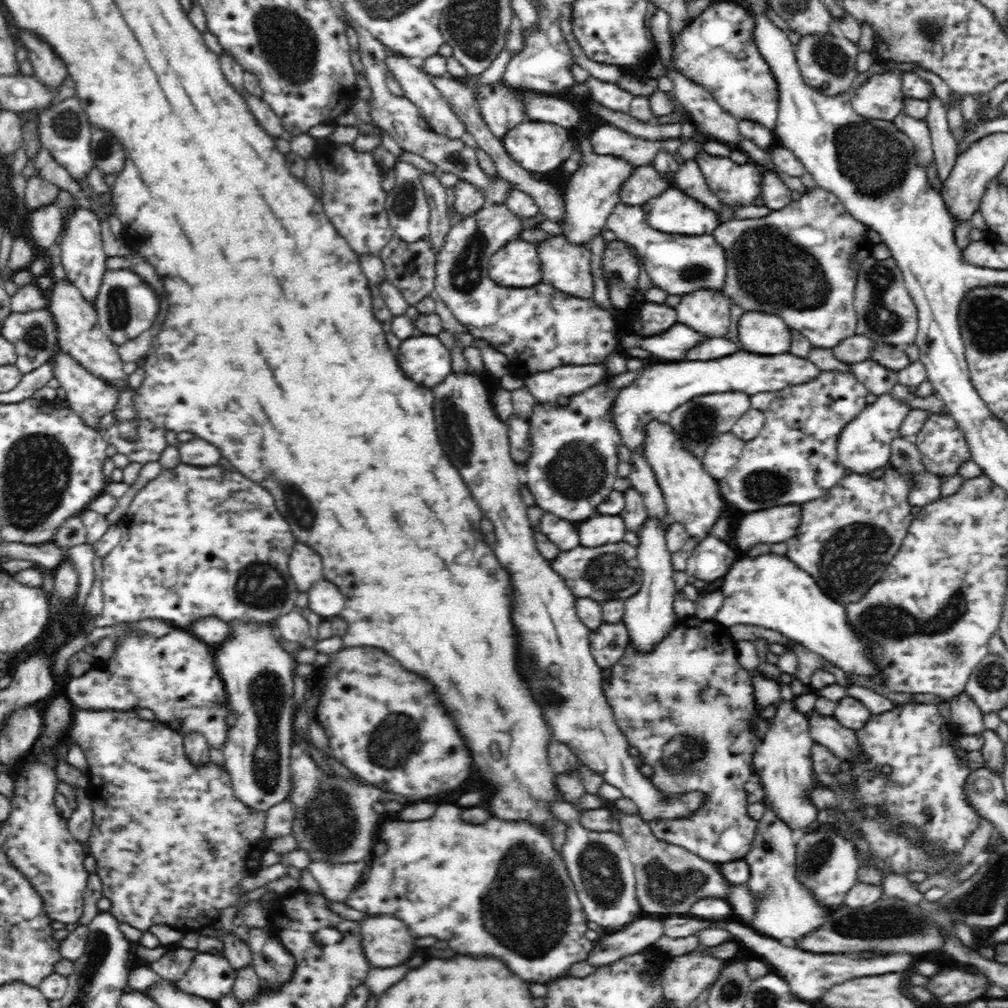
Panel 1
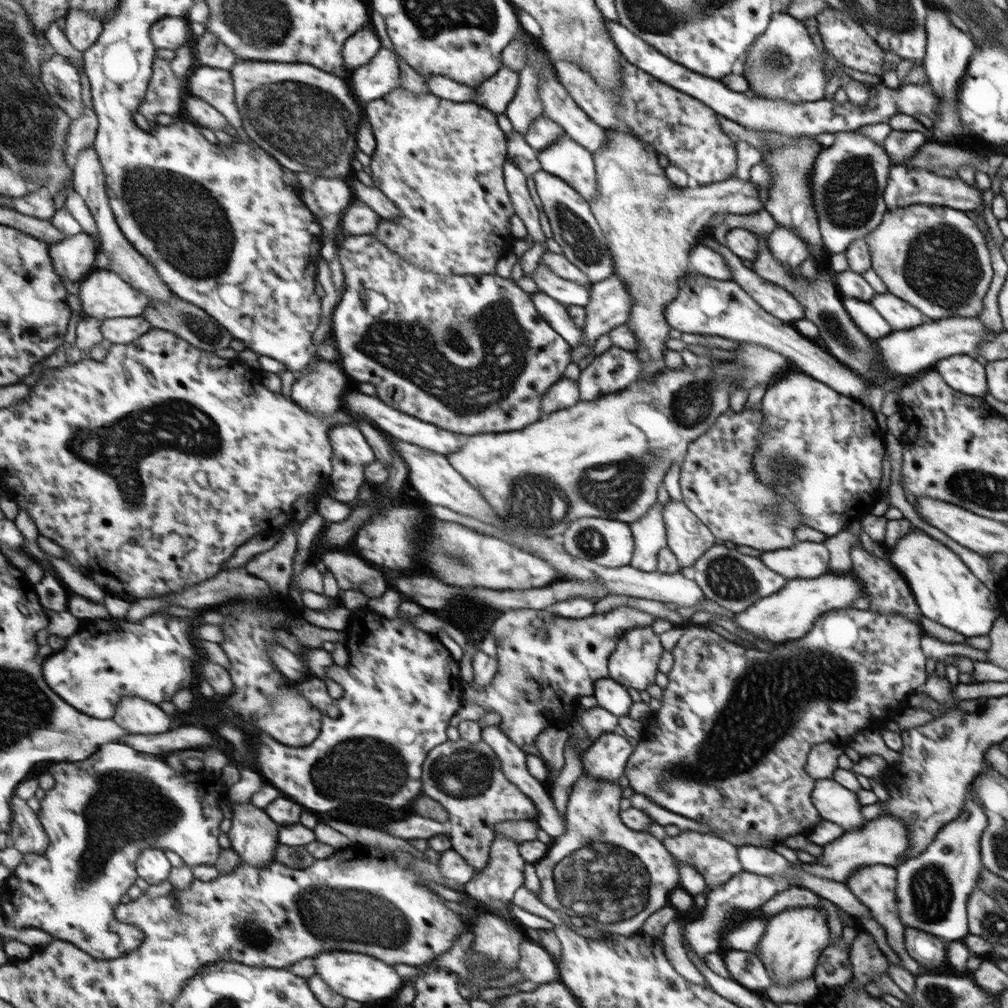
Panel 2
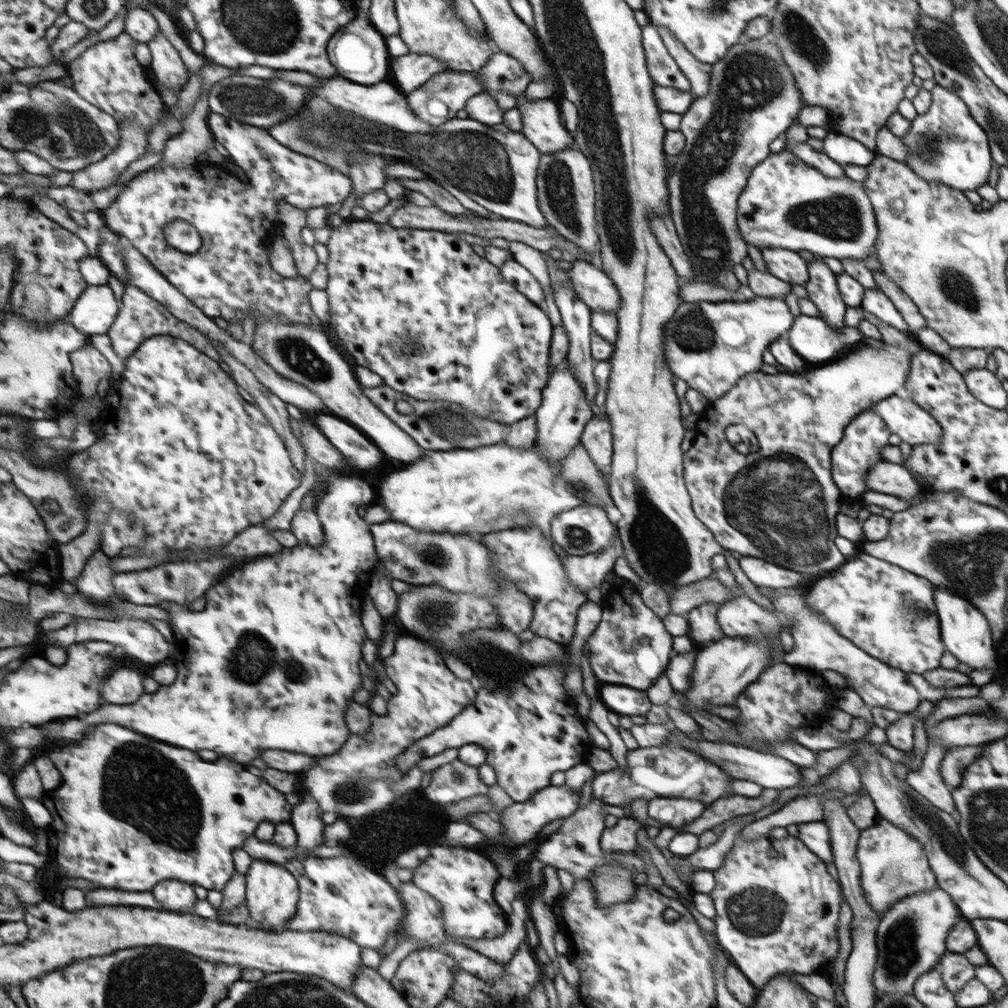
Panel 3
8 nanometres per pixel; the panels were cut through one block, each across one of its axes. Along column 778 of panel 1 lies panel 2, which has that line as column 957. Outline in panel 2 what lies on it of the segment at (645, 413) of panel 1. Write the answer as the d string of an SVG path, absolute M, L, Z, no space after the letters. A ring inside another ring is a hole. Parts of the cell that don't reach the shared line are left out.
M952 355L938 361L933 369L938 371L950 386L964 394L984 397L989 392L989 386L986 386L987 370L984 370L984 366L980 366L976 360L972 360L968 356Z

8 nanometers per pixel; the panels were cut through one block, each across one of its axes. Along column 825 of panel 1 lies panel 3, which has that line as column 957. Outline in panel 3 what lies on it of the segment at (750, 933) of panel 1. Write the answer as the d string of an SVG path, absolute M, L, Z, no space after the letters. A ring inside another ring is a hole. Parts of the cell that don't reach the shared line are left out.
M945 953L938 964L937 970L941 972L947 990L954 994L960 993L965 984L975 978L975 966L968 962L964 953Z

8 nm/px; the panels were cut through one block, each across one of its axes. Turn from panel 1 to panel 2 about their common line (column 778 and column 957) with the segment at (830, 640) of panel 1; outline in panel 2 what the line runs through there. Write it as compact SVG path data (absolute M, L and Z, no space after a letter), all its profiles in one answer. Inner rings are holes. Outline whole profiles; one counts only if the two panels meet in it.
M914 528L914 531L900 538L900 542L896 543L896 547L891 552L886 551L885 558L889 562L896 562L896 568L902 570L902 575L914 592L922 614L930 620L934 620L966 637L984 636L984 634L991 632L996 619L1002 615L1003 607L998 604L996 596L988 590L988 586L984 586L984 583L972 574L970 567L960 559L960 556L956 555L956 552L950 550L948 546L930 538L924 532L920 532L918 528Z

